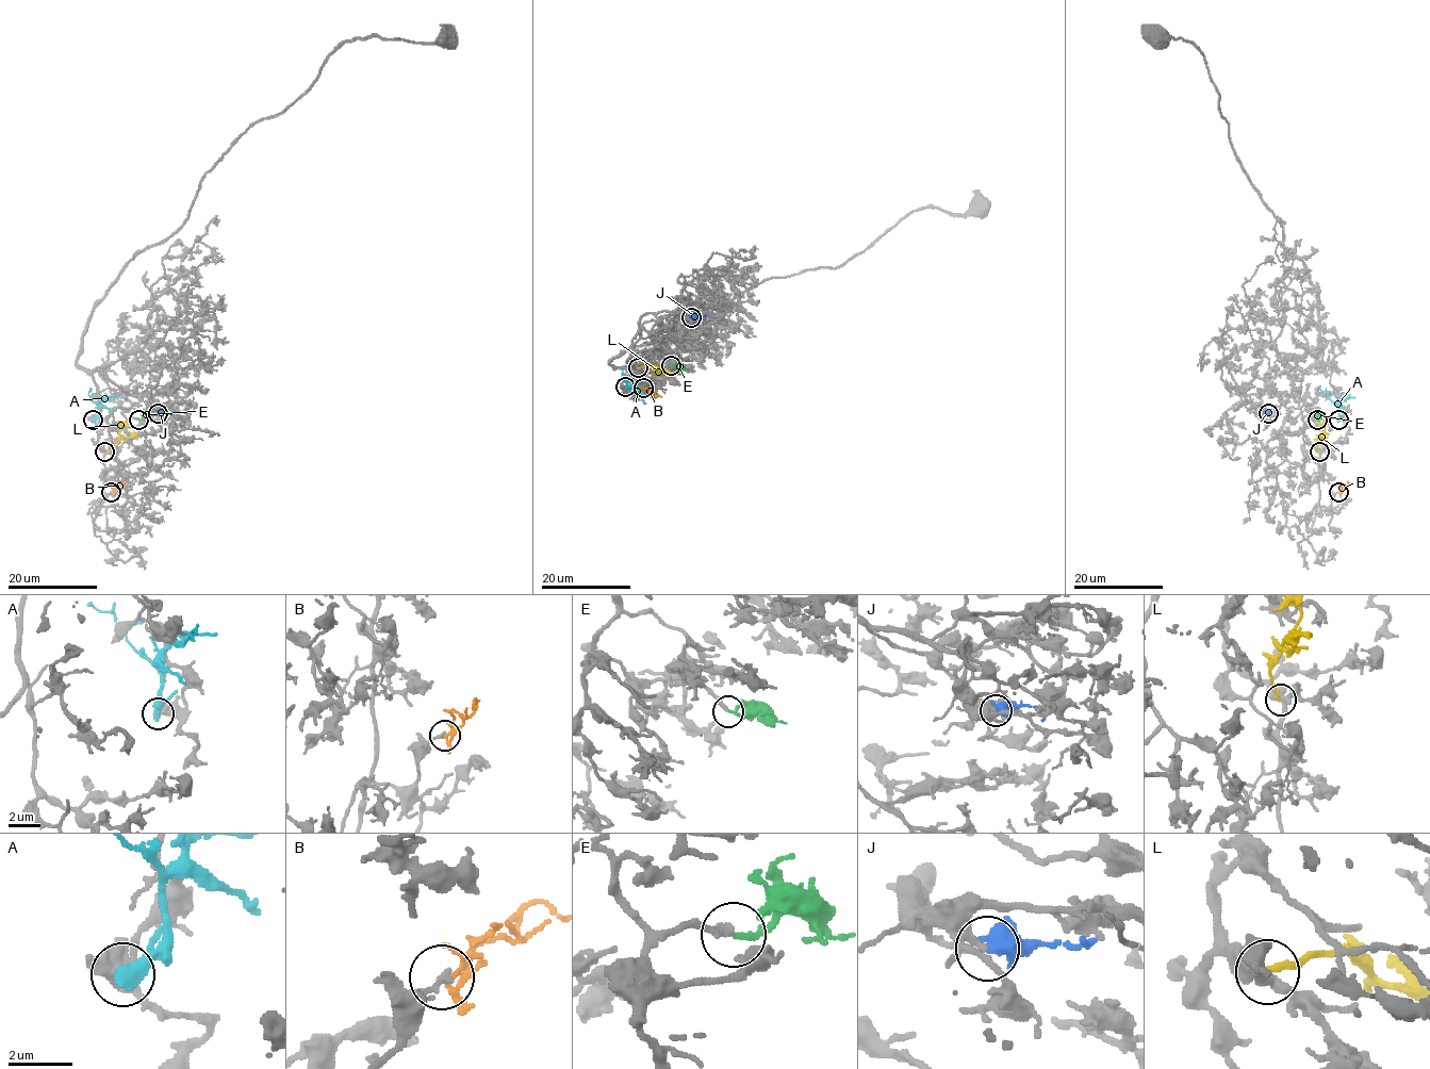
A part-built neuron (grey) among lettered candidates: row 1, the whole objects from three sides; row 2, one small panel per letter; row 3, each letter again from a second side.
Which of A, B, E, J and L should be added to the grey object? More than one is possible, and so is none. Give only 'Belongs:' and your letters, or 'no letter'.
Belongs: E

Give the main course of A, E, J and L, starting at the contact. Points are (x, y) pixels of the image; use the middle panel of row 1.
A: (626, 387), (631, 388), (621, 376), (625, 366)
E: (671, 365), (688, 368)
J: (691, 316), (705, 315)
L: (638, 367), (648, 364), (655, 374), (651, 363)

